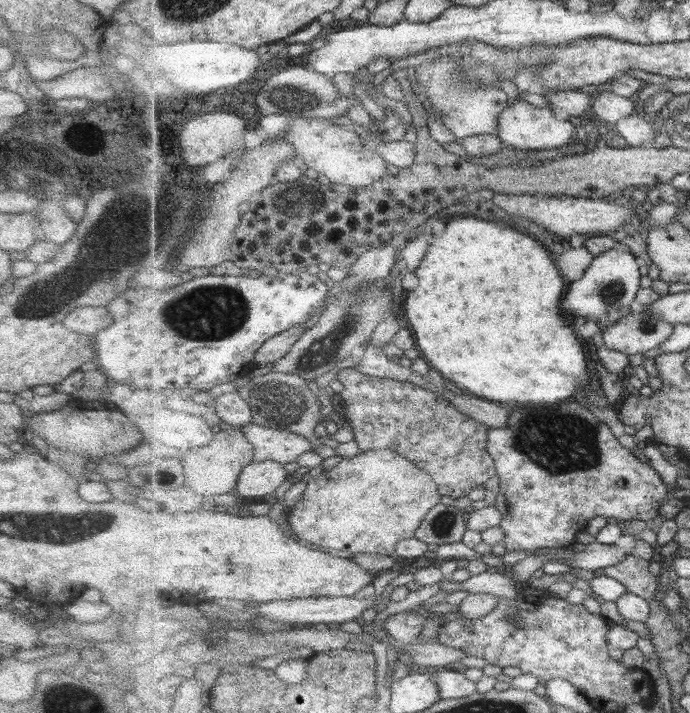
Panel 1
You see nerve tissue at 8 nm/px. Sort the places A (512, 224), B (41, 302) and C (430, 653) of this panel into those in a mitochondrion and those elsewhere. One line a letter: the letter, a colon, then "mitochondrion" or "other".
A: other
B: mitochondrion
C: other

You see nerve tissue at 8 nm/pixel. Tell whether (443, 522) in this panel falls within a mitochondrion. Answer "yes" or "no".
yes

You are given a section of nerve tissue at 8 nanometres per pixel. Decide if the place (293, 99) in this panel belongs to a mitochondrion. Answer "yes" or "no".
yes

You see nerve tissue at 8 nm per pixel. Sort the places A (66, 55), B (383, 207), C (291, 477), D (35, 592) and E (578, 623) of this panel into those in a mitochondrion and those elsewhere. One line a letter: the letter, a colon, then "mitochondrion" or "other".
A: other
B: other
C: other
D: other
E: other

